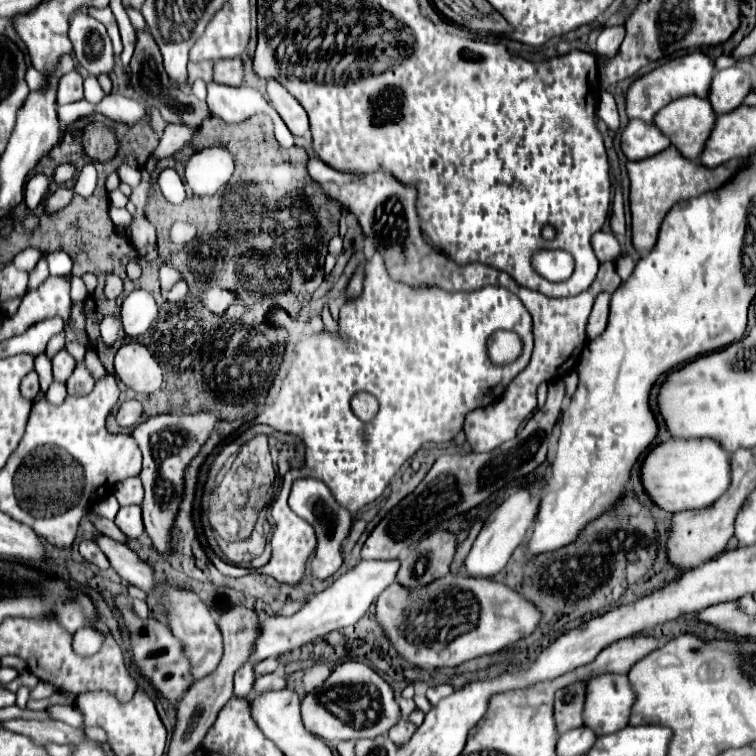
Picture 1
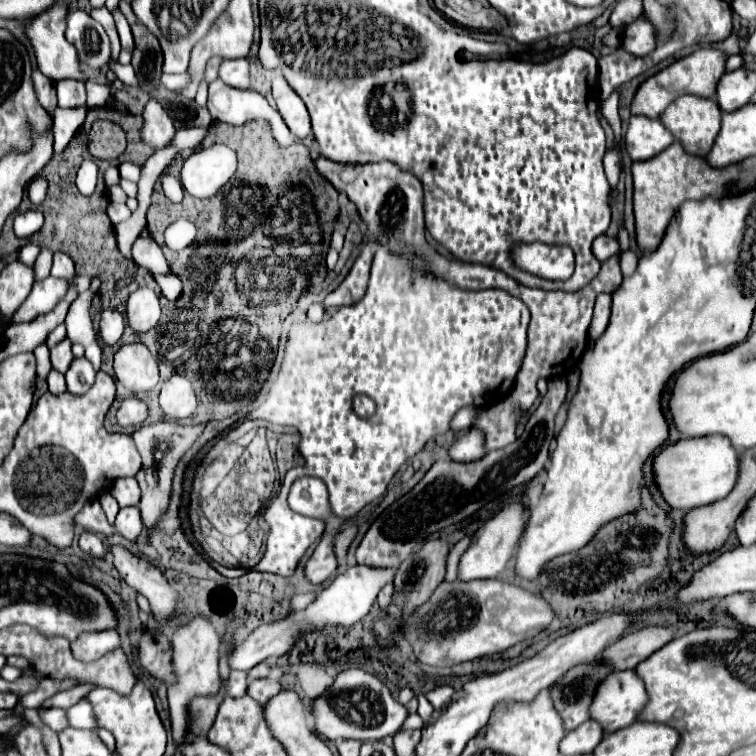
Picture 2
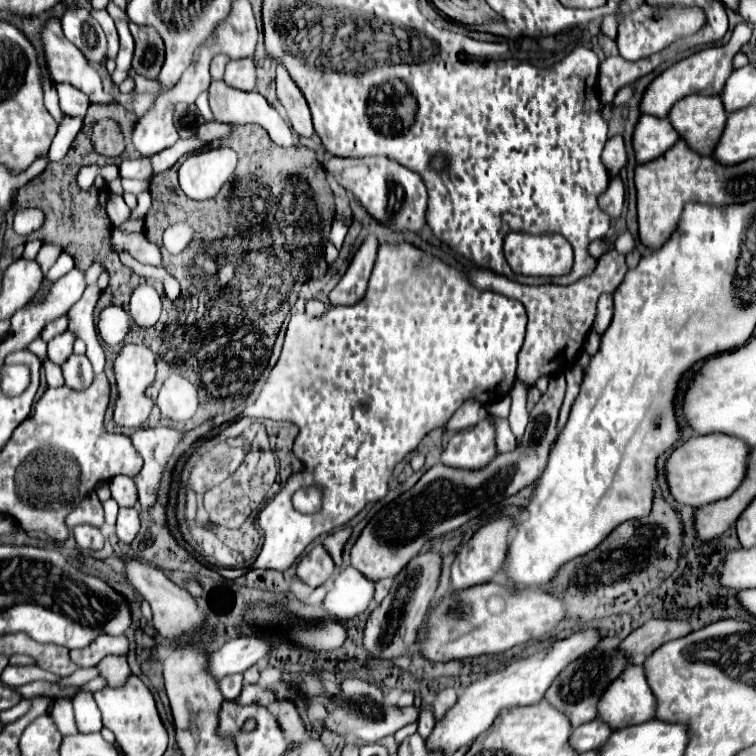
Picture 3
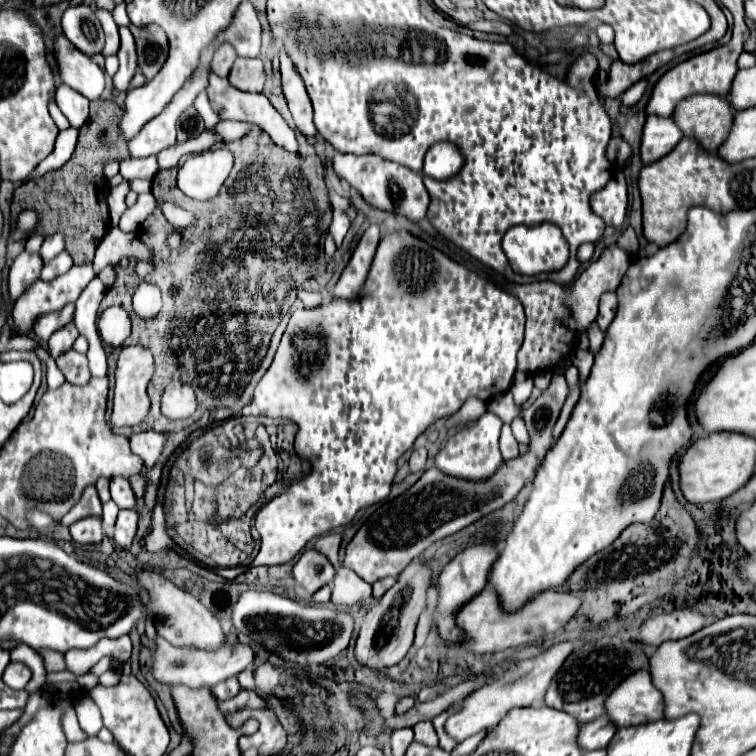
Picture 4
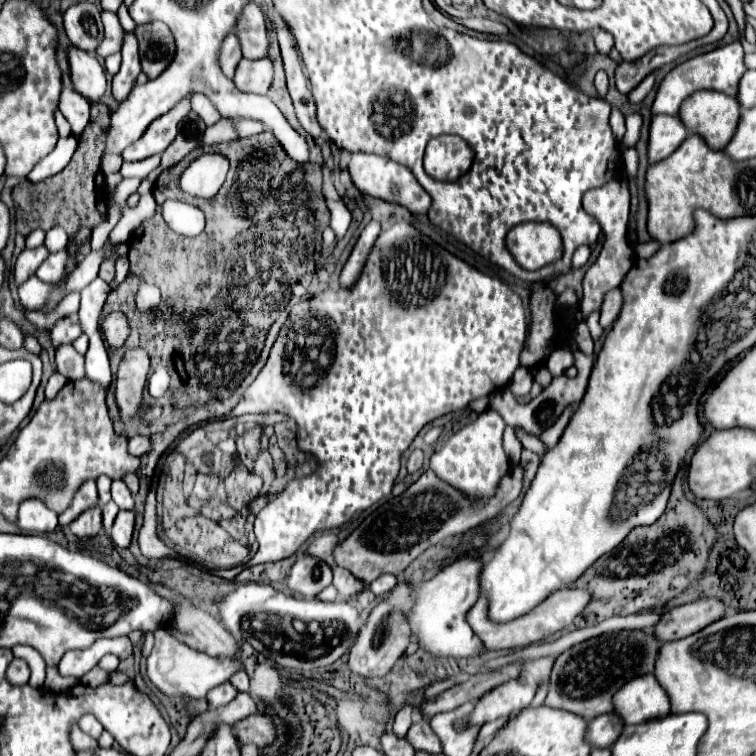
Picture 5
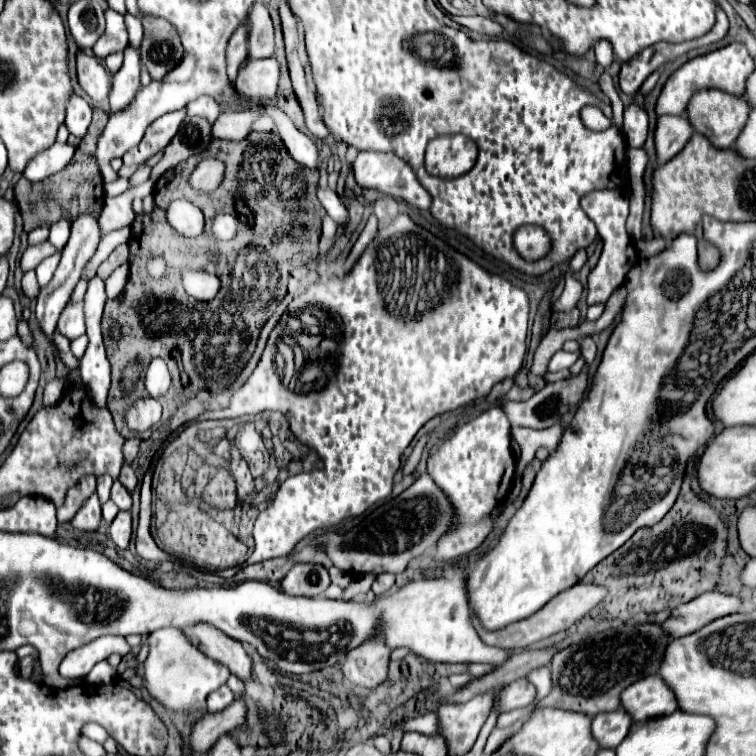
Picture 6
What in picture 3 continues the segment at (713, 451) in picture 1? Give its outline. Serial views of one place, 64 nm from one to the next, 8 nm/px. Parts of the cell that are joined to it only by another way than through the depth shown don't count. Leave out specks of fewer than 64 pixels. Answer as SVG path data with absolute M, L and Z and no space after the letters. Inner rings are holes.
M728 434L692 436L690 440L680 442L664 464L672 498L692 508L700 508L722 498L728 498L746 476L748 454L750 454L748 444Z

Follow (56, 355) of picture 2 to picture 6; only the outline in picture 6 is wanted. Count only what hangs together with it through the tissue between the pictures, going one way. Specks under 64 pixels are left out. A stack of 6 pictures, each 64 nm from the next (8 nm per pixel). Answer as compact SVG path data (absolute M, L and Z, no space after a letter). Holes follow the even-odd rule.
M82 302L66 306L60 314L60 320L56 324L56 332L66 336L68 340L74 340L84 334L84 314L82 314Z

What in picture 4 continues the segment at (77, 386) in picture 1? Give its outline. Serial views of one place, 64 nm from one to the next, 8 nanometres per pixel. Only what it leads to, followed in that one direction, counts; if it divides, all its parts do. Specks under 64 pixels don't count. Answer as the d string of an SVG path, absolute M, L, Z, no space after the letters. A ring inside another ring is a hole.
M68 350L56 360L56 364L70 384L76 384L76 386L88 384L90 368L88 368L88 360L84 354L78 354L76 350Z

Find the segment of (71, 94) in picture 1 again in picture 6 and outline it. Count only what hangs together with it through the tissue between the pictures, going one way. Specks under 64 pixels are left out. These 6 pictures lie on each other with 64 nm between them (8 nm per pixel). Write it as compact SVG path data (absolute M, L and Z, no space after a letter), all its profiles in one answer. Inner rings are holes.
M72 94L66 102L66 126L70 134L82 138L90 126L90 118L92 118L90 104L82 96Z

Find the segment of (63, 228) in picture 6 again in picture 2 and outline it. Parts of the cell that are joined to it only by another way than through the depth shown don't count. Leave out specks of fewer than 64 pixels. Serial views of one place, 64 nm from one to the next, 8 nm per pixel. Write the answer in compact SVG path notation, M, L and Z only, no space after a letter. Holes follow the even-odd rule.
M42 248L40 256L38 256L36 264L34 264L34 270L36 270L36 282L40 282L40 280L44 280L44 278L48 278L48 276L50 276L52 254L54 254L52 250L48 250L48 248Z

